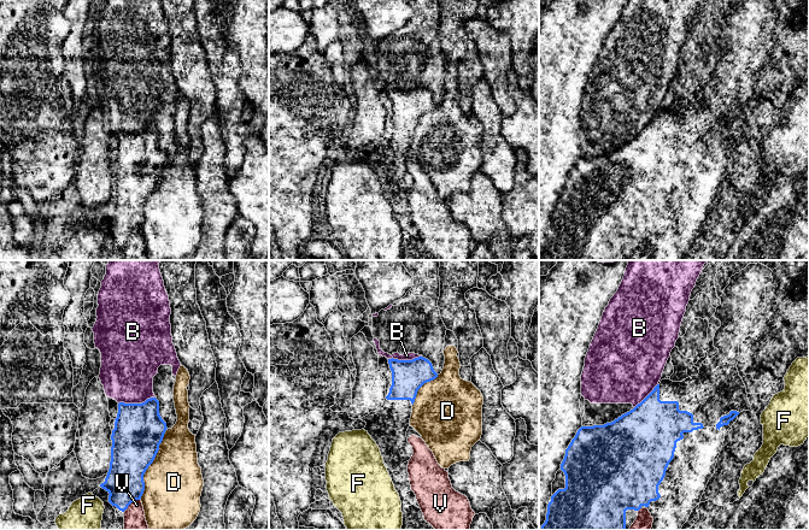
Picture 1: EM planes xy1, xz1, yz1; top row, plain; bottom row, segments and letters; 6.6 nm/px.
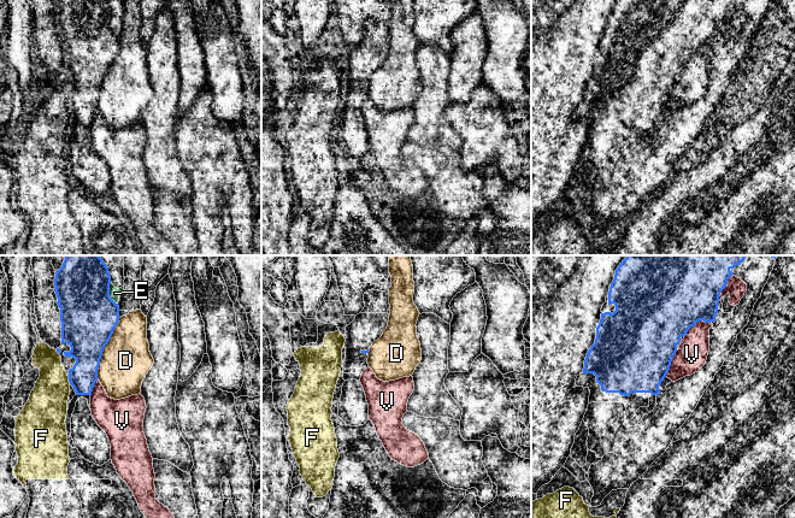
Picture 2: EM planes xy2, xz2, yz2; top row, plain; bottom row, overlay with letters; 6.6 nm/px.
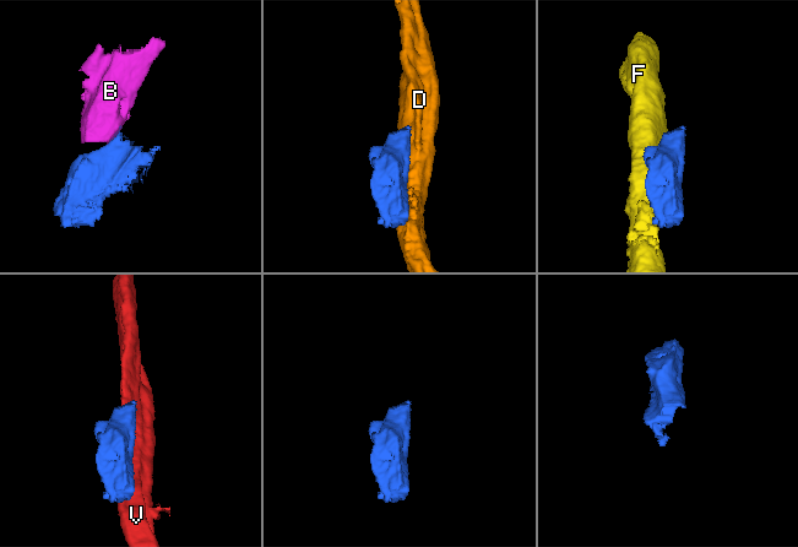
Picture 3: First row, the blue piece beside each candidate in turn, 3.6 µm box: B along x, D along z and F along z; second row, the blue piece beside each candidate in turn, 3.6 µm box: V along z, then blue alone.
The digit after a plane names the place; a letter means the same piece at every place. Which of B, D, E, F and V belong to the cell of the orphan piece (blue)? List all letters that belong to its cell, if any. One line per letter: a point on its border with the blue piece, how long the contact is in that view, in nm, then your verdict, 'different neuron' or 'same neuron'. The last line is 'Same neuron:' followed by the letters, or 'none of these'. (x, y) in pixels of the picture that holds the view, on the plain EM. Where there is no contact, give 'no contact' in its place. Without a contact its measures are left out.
B: contact xy1 (136, 134); length 260 nm; different neuron
D: contact xy1 (150, 194); length 500 nm; different neuron
E: contact xy2 (109, 23); length 160 nm; different neuron
F: contact xy2 (69, 110); length 70 nm; different neuron
V: contact yz2 (698, 51); length 220 nm; different neuron
Same neuron: none of these

